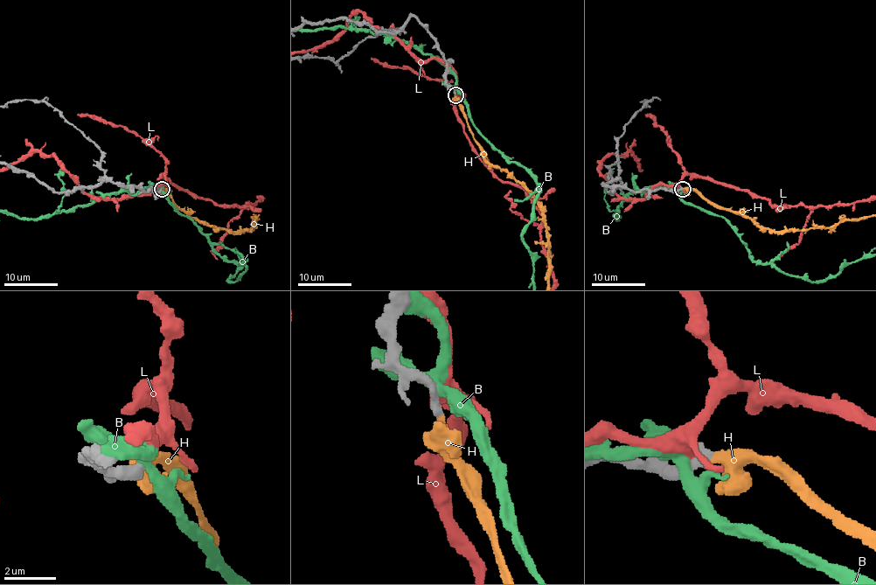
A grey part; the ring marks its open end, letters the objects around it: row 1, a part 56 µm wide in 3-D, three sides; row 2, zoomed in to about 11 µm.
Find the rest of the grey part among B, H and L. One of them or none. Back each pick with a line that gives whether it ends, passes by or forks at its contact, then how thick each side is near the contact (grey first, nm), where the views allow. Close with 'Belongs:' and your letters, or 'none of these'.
H: it ends there; 420 nm thick on the grey side, 500 nm on the other
Belongs: H

